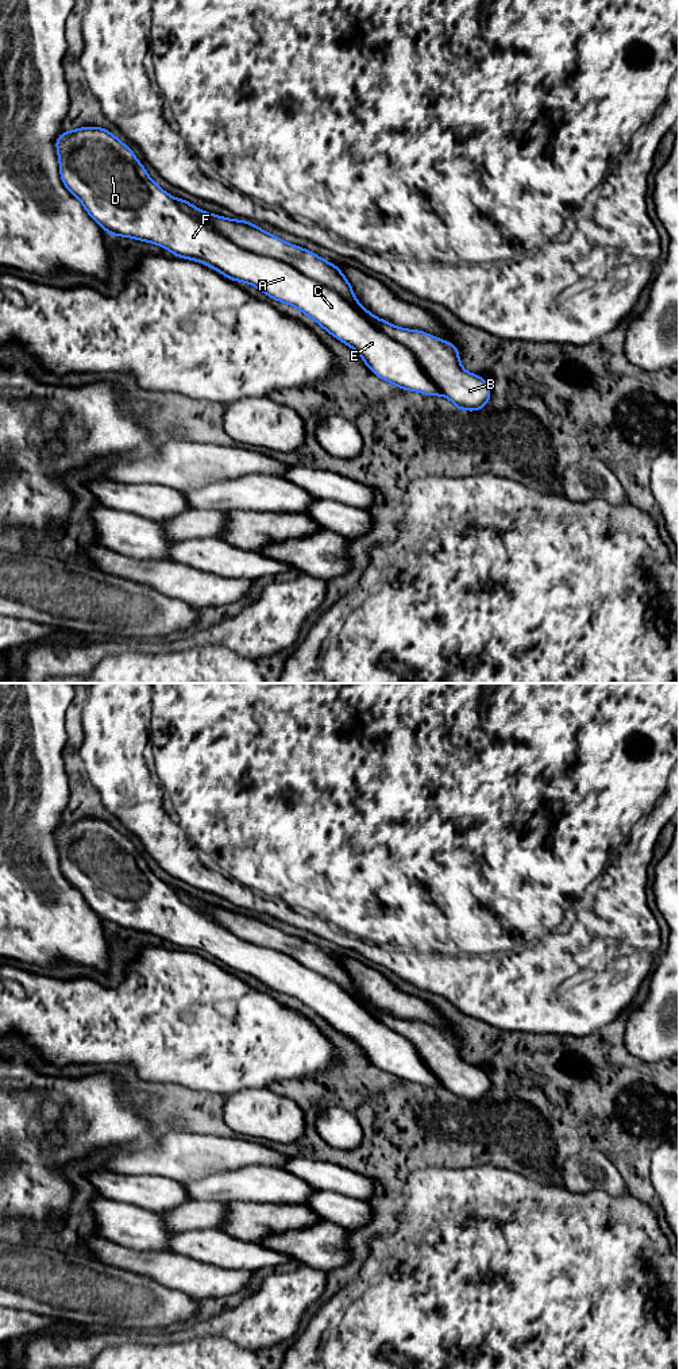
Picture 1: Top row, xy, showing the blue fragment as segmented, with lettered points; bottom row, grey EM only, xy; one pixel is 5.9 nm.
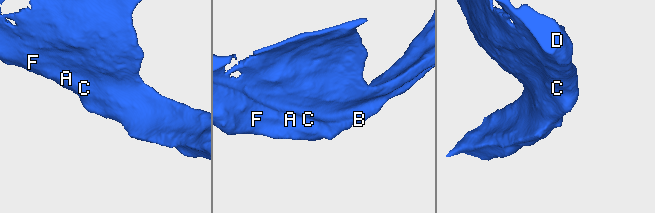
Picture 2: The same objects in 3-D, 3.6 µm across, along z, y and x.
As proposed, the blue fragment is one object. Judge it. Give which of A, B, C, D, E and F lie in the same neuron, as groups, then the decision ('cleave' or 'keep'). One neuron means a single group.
A C D E F / B; cleave

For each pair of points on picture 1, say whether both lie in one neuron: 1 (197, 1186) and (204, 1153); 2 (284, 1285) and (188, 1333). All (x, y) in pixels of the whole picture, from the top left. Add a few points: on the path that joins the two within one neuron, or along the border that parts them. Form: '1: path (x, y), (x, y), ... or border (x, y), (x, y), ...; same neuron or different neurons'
1: border (230, 1171), (215, 1171), (182, 1183); different neurons
2: path (259, 1310), (245, 1325), (218, 1325), (212, 1327); same neuron

